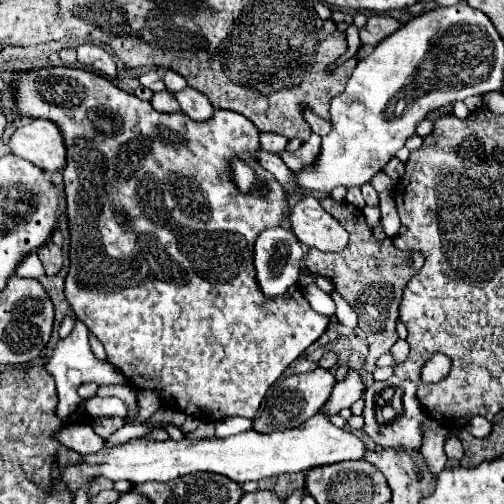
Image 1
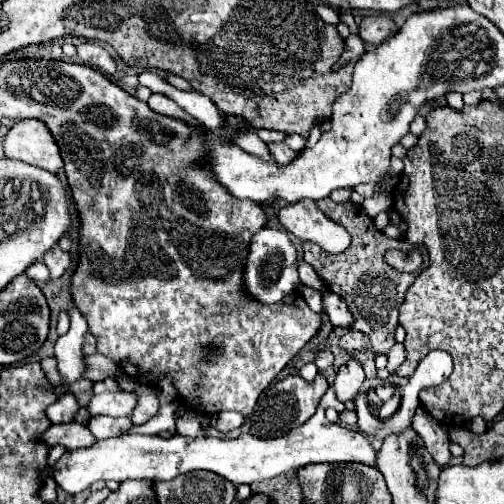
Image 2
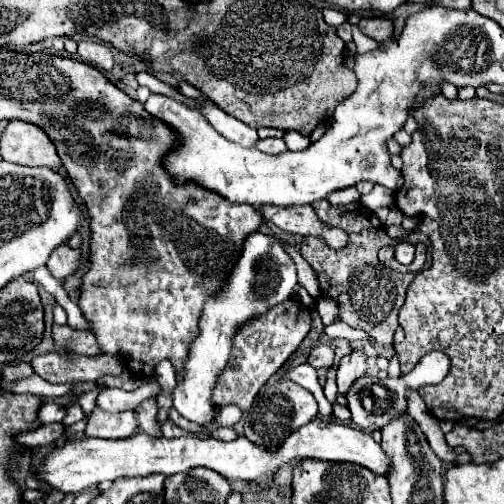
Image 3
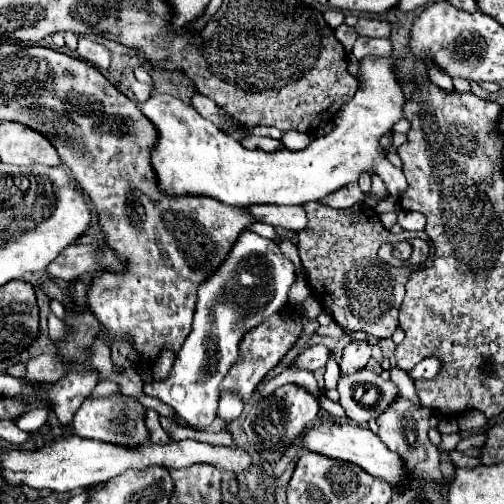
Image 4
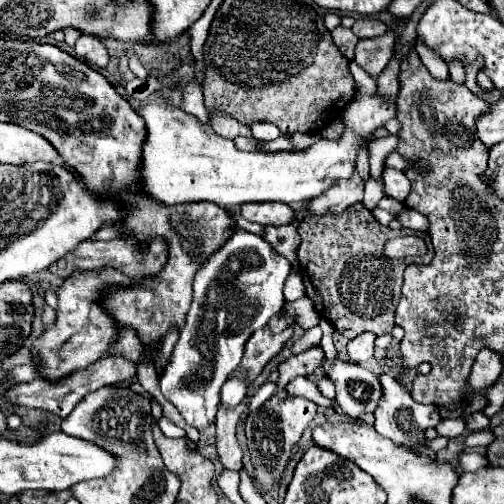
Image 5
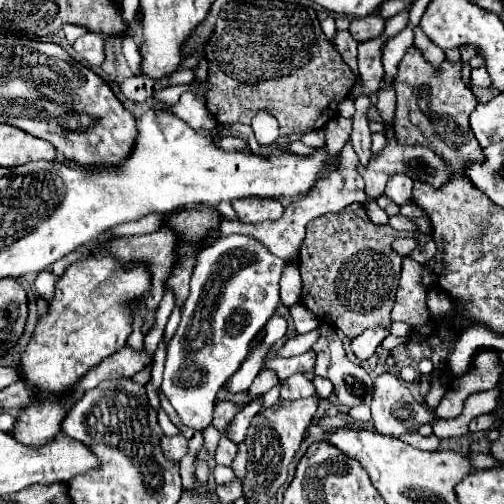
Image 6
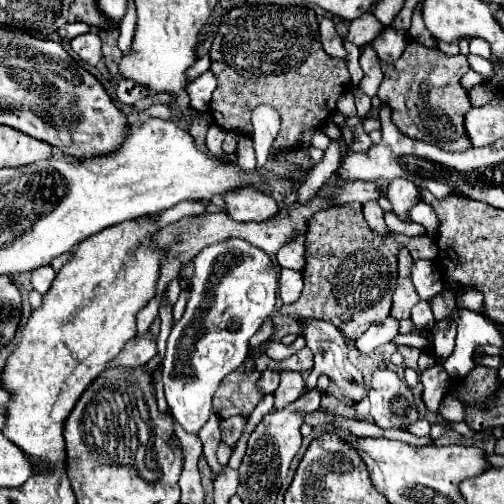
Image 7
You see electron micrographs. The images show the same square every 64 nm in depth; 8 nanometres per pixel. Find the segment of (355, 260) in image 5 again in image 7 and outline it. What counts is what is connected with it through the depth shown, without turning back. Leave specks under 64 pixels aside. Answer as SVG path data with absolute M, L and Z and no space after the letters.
M346 204L344 208L330 208L328 212L320 212L320 216L312 216L308 222L308 234L306 234L306 264L302 268L304 276L304 290L292 306L283 305L280 313L285 315L304 316L304 318L316 318L334 324L346 338L360 338L372 324L378 324L380 320L390 316L392 308L392 294L398 280L398 250L400 244L432 244L434 240L428 234L422 234L422 238L410 238L404 234L378 234L370 230L370 226L364 220L362 206L360 204Z

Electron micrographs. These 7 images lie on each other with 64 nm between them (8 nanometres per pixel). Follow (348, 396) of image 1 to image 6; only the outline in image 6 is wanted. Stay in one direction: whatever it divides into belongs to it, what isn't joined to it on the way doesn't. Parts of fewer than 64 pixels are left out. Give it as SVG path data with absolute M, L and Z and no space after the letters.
M372 328L372 330L366 330L360 336L356 336L352 340L350 348L352 348L352 352L354 352L354 356L358 360L368 360L376 352L376 348L380 346L380 342L386 336L388 336L388 330L384 330L384 328Z

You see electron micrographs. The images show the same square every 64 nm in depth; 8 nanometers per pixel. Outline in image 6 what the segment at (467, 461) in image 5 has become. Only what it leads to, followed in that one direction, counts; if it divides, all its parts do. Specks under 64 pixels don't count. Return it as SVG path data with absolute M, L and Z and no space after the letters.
M468 454L470 466L472 468L494 468L494 466L502 466L498 460L492 460L490 454Z

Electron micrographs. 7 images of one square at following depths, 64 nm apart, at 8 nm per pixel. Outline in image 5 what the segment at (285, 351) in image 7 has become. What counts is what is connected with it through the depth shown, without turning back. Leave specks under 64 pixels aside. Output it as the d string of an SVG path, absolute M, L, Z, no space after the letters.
M319 326L308 329L300 340L292 346L292 354L299 354L314 346L318 346L322 338L322 331Z

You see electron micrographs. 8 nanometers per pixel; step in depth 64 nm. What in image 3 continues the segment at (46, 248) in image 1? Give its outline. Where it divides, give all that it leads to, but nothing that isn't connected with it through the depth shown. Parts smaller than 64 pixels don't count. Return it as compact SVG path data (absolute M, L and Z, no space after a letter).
M58 246L50 254L46 266L48 266L48 270L52 272L54 278L64 280L66 276L70 276L78 268L78 262L80 262L80 250L74 250L74 248L68 248L68 246Z

